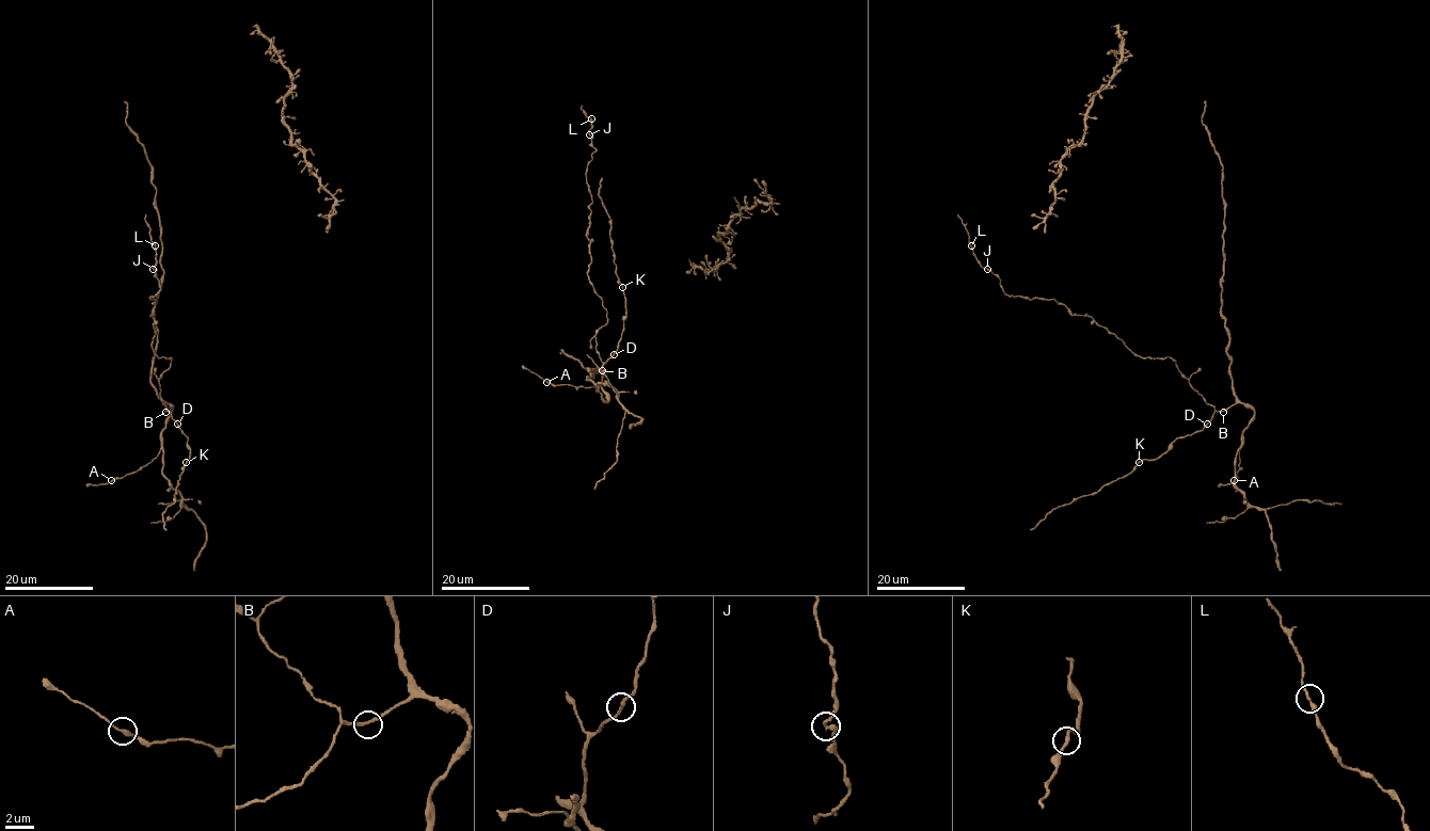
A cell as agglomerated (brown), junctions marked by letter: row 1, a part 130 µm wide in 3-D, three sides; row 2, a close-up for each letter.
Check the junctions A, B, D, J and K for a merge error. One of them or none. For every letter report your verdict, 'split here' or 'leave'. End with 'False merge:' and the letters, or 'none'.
A: leave
B: leave
D: leave
J: leave
K: leave
False merge: none

